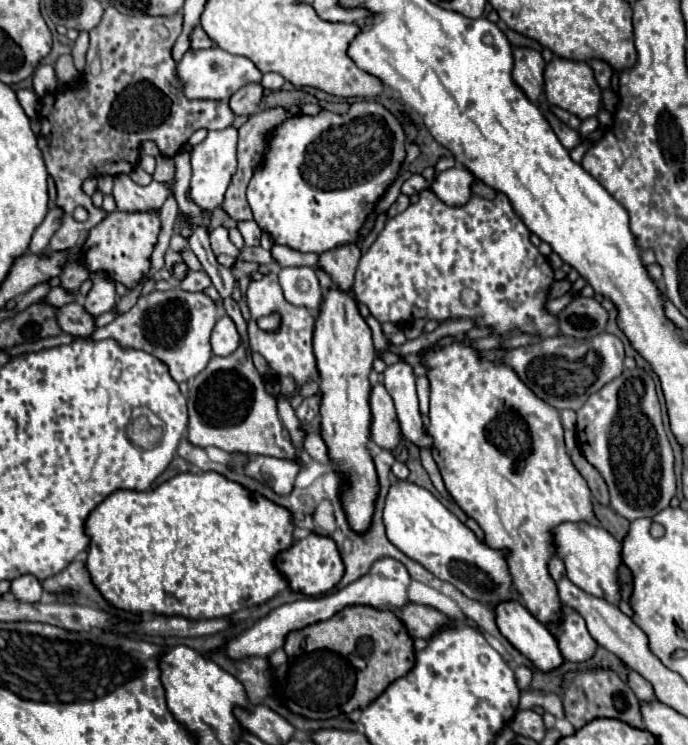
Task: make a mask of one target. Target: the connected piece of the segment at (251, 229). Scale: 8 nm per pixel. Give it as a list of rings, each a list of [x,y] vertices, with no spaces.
[[[247,220],[247,222],[239,222],[239,232],[245,238],[245,246],[259,246],[259,238],[261,238],[261,228],[257,226],[255,220]]]

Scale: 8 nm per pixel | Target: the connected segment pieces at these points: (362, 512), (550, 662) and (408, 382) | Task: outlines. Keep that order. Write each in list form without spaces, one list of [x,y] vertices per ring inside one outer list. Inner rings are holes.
[[[331,288],[325,292],[321,312],[315,320],[313,332],[313,352],[319,368],[319,418],[321,436],[327,444],[329,464],[341,474],[343,484],[341,506],[347,516],[347,524],[353,532],[365,534],[371,528],[375,500],[379,496],[379,476],[375,470],[373,456],[367,448],[371,438],[371,382],[369,372],[375,360],[375,348],[371,342],[371,330],[357,310],[357,302],[351,294]]]
[[[501,602],[497,608],[495,608],[495,614],[497,614],[497,626],[501,630],[501,634],[511,642],[513,648],[517,648],[525,658],[529,658],[537,670],[541,672],[553,672],[557,670],[565,658],[559,650],[559,644],[555,640],[555,636],[549,632],[549,628],[545,624],[541,624],[539,620],[535,620],[535,616],[531,616],[519,602]]]
[[[397,362],[393,366],[387,366],[383,376],[385,376],[385,388],[395,402],[397,420],[401,424],[403,436],[419,450],[431,450],[431,436],[427,436],[419,412],[413,368],[405,362]]]

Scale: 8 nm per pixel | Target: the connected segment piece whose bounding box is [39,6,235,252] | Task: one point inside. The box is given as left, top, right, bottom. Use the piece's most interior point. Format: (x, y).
(130, 93)

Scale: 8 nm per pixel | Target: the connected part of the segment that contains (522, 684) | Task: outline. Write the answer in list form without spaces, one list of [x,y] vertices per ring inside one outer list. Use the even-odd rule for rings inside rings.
[[[519,666],[515,668],[515,680],[517,680],[517,686],[523,690],[529,690],[531,686],[531,670],[527,666]]]

